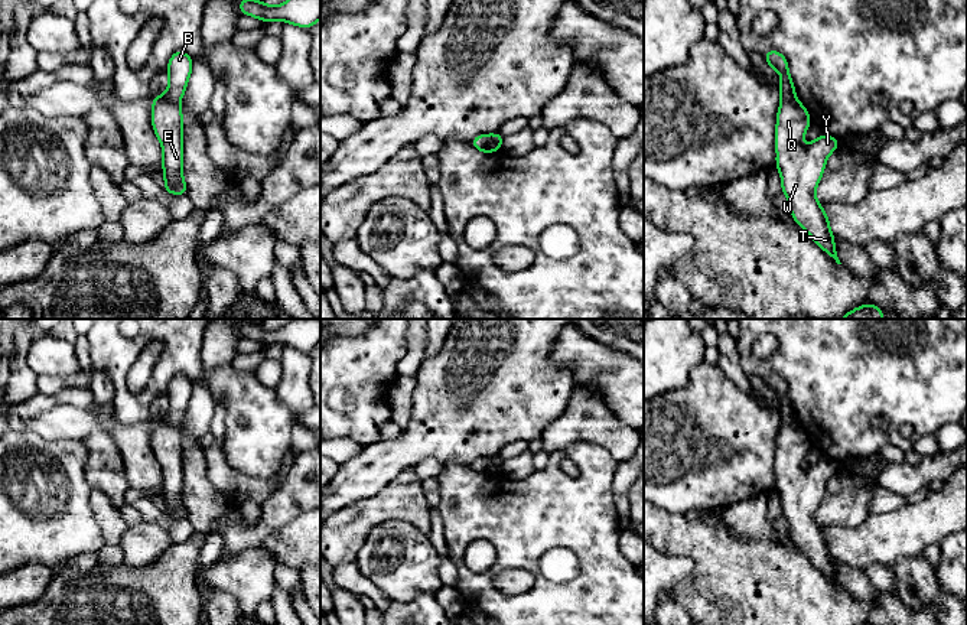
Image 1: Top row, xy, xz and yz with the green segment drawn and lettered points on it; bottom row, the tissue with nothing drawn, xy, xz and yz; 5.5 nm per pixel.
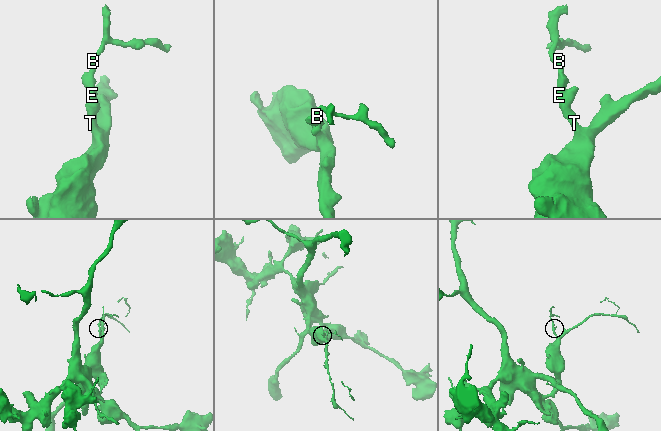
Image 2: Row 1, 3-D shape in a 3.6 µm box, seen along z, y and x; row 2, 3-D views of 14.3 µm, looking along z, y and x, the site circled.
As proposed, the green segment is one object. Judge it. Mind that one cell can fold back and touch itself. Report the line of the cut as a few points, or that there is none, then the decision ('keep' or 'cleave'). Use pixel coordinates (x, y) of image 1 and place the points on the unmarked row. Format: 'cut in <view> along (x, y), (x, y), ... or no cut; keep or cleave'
cut in xy along (165, 419), (178, 427); cleave

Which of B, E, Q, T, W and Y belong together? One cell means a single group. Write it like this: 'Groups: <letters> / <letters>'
Groups: B / E Q T W Y

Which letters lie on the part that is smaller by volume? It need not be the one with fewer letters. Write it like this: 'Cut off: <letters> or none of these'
Cut off: B

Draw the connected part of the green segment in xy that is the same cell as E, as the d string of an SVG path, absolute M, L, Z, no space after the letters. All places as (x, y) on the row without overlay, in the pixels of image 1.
M152 419L152 449L163 472L163 512L172 518L188 518L183 504L183 439L179 427L162 419Z

